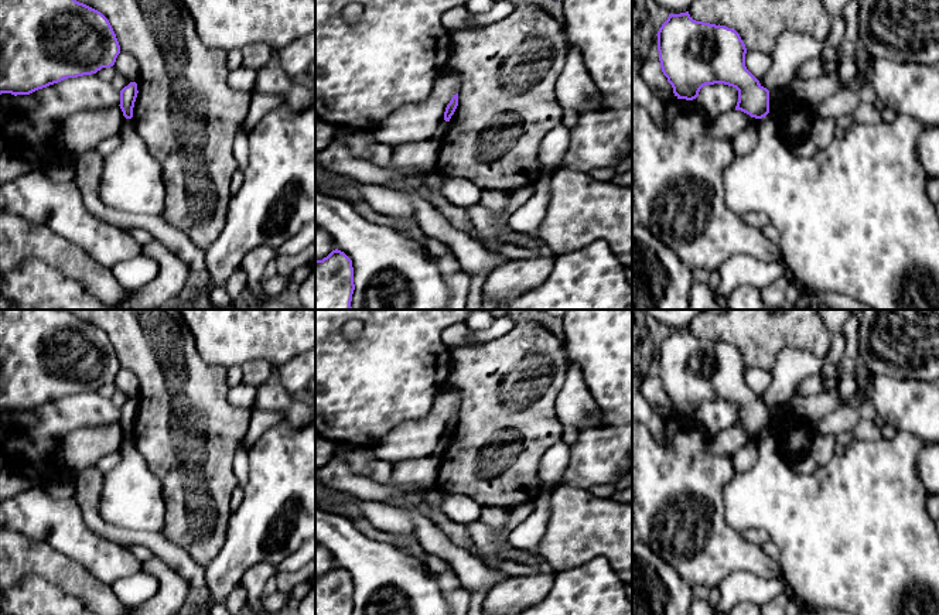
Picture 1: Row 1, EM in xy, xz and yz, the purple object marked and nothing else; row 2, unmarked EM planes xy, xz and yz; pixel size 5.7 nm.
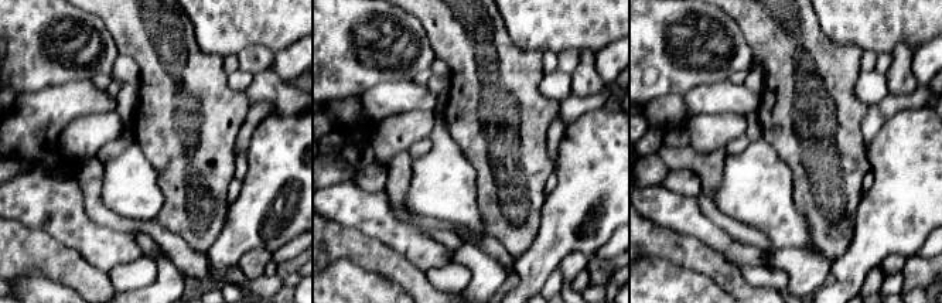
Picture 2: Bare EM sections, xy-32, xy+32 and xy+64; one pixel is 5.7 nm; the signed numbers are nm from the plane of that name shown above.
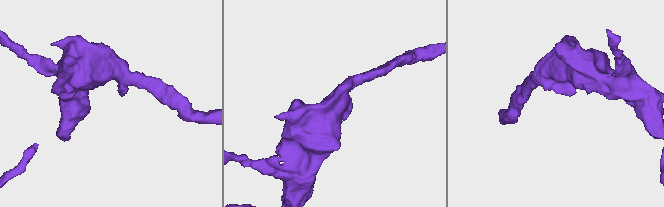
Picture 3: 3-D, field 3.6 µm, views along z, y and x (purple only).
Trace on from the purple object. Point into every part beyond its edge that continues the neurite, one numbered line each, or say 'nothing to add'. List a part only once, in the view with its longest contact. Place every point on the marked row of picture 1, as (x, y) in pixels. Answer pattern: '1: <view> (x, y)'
nothing to add

